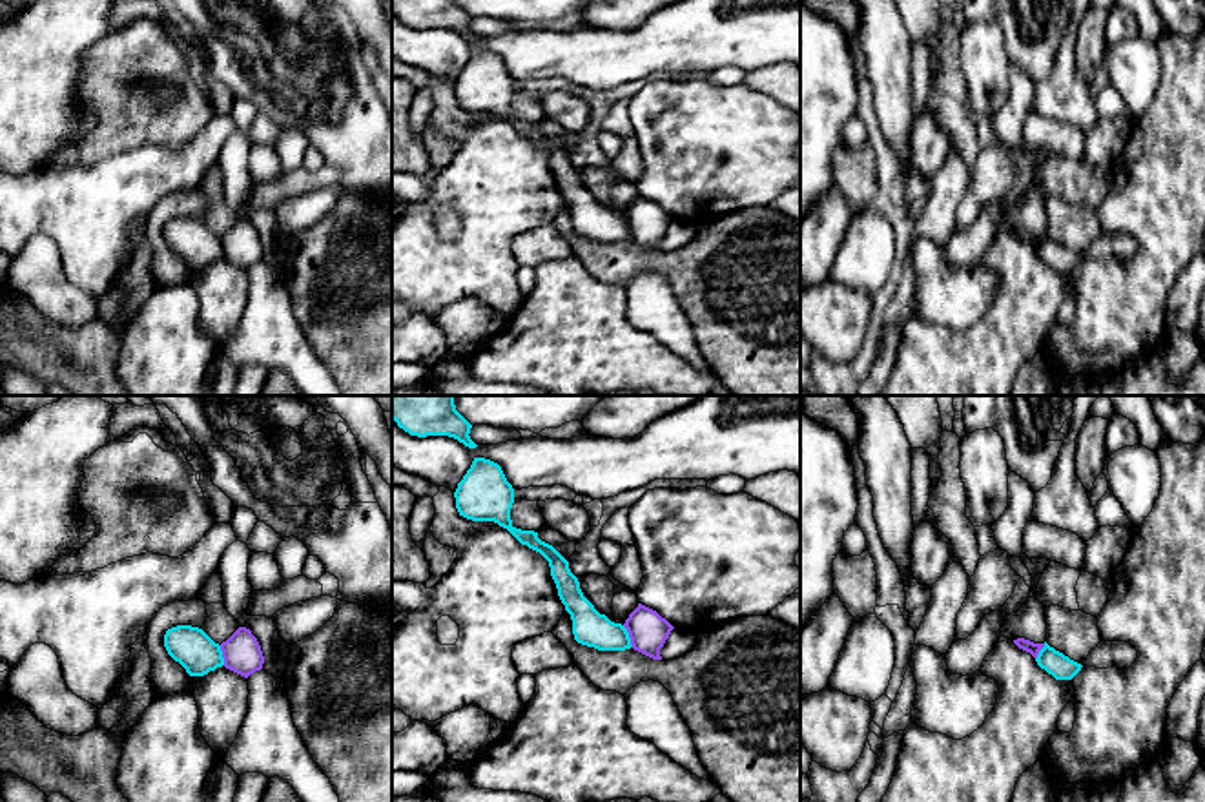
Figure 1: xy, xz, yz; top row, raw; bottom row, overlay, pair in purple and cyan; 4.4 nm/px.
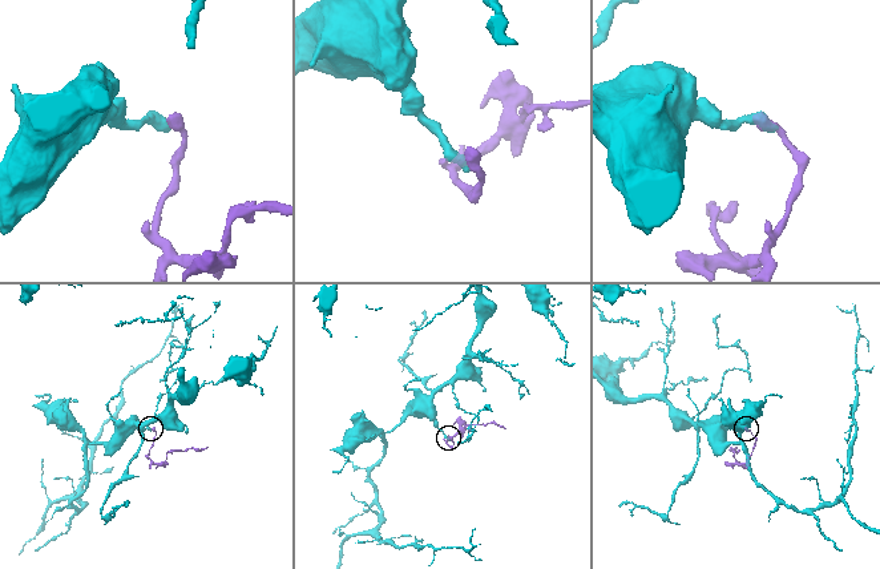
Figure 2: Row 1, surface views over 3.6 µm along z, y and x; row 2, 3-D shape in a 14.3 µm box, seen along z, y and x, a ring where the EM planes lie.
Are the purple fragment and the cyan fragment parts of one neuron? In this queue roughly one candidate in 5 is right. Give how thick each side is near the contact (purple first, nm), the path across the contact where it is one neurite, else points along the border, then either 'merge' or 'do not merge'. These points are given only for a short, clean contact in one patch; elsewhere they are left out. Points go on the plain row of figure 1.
calibres 170 and 160 nm; border xz (622, 217), (633, 237); do not merge

